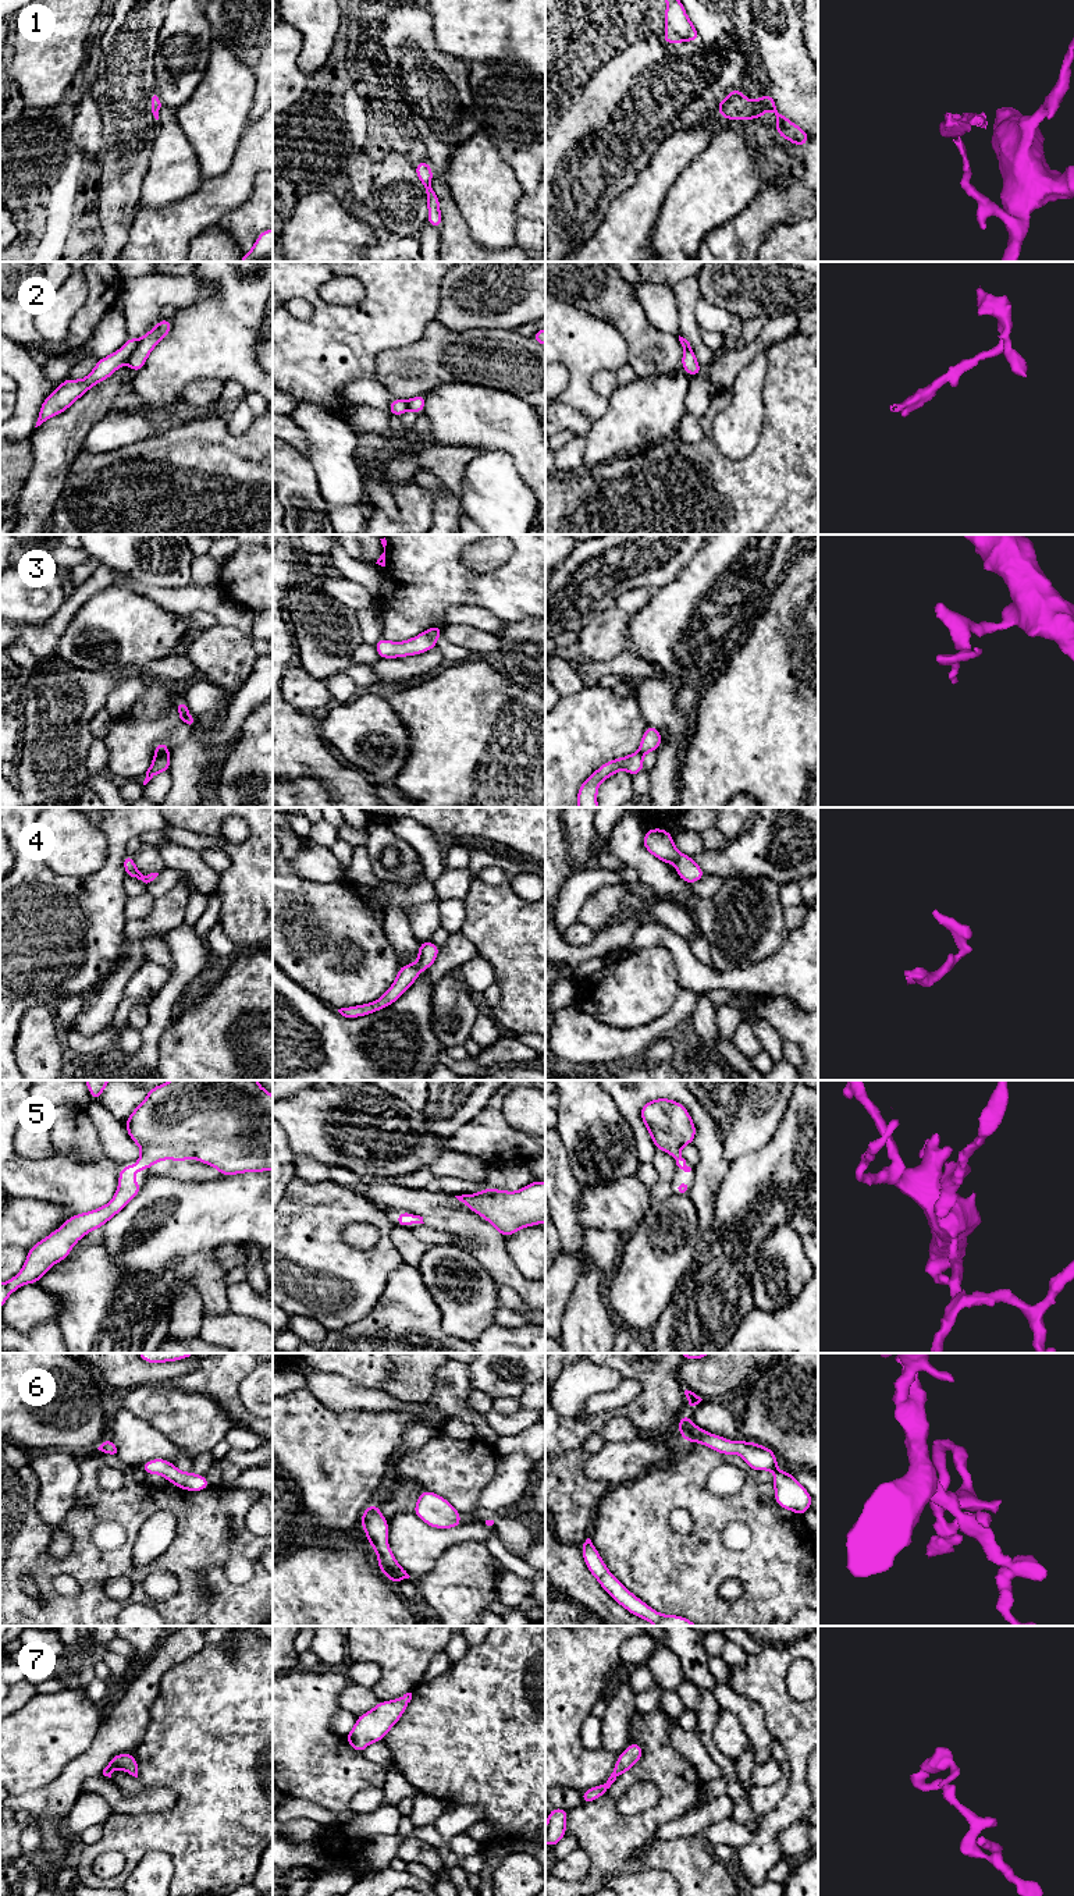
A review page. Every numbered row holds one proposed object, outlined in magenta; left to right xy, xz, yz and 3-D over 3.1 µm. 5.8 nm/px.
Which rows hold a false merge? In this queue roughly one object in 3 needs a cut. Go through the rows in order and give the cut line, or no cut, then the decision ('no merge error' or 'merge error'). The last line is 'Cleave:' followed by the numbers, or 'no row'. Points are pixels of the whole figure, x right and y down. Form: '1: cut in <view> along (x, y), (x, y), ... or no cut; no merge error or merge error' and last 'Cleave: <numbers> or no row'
1: no cut; no merge error
2: cut in xy along (138, 341), (128, 359); merge error
3: cut in xy along (169, 751), (156, 755); merge error
4: no cut; no merge error
5: no cut; no merge error
6: no cut; no merge error
7: no cut; no merge error
Cleave: 2, 3

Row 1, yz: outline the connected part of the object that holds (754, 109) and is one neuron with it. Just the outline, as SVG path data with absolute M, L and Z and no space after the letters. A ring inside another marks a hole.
M736 88L718 103L718 113L723 118L735 121L740 121L742 118L760 120L767 110L776 114L775 128L783 139L793 142L797 148L808 142L810 135L778 110L769 93L755 100L747 100L742 89Z

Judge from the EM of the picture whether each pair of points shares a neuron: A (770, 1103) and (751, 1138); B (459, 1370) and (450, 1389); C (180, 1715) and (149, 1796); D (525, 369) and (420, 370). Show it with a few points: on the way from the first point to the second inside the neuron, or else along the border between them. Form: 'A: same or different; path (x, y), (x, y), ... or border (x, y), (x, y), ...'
A: same; path (761, 1111), (751, 1129)
B: same; path (455, 1374), (452, 1385)
C: different; border (178, 1796), (175, 1803), (166, 1810), (130, 1813)
D: same; path (498, 366), (447, 366)

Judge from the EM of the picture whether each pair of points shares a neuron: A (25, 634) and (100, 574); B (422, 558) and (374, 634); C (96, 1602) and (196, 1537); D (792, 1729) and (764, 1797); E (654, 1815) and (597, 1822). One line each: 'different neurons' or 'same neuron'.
A: same neuron
B: different neurons
C: same neuron
D: different neurons
E: same neuron

